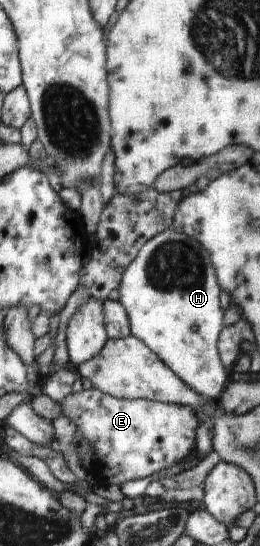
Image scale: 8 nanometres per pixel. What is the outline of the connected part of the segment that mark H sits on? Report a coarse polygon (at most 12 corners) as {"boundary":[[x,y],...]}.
{"boundary":[[167,229],[124,270],[132,334],[205,400],[226,386],[210,252]]}

